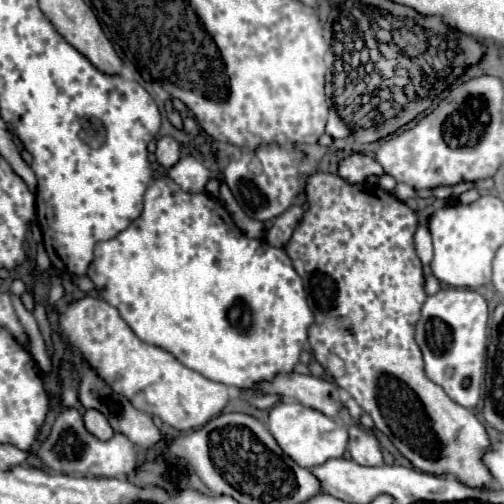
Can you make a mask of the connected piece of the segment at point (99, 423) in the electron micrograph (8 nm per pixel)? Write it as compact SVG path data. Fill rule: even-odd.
M86 410L84 414L84 424L86 428L100 440L110 440L114 436L112 426L108 426L108 420L104 418L104 414L100 414L98 410Z

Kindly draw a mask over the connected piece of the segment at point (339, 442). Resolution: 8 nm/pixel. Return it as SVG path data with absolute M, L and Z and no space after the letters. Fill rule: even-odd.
M282 402L270 410L268 430L276 438L278 446L296 464L304 468L316 468L330 458L342 458L348 444L348 430L340 422L324 416L318 410L302 406L300 402Z

